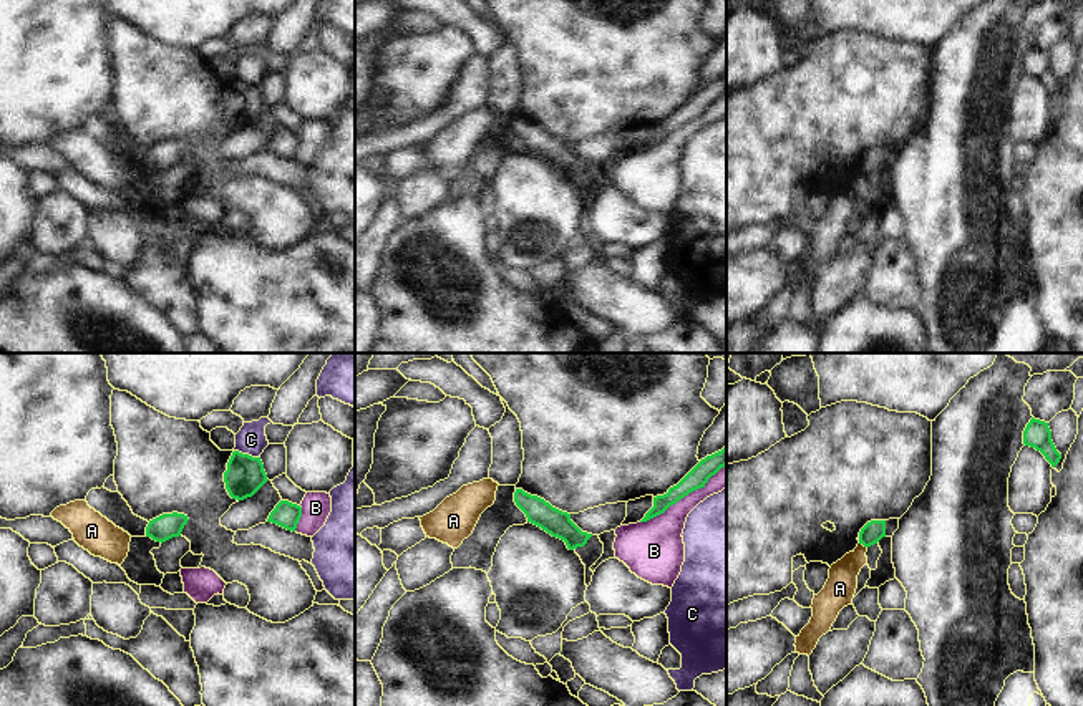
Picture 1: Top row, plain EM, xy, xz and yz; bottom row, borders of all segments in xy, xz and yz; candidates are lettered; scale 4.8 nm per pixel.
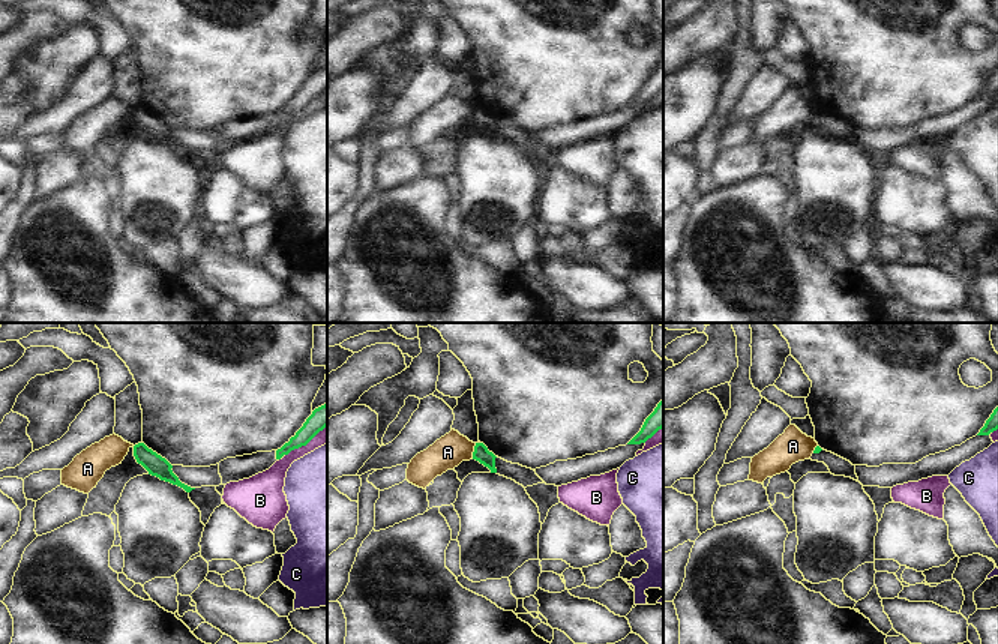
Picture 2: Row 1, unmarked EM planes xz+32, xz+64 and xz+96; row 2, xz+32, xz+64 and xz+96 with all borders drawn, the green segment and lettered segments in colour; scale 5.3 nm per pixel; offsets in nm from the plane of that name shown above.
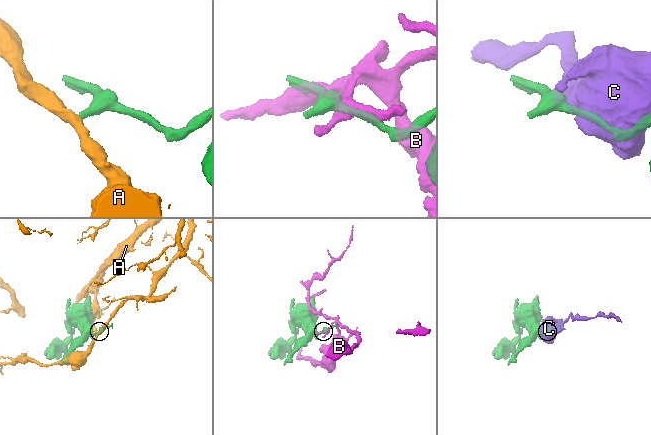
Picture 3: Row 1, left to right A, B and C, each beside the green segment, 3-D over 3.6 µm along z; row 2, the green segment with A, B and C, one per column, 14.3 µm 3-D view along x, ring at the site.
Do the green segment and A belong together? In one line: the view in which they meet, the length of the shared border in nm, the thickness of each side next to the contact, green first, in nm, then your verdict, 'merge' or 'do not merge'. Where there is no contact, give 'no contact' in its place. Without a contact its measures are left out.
yz | 50 nm | 100/150 nm | do not merge

